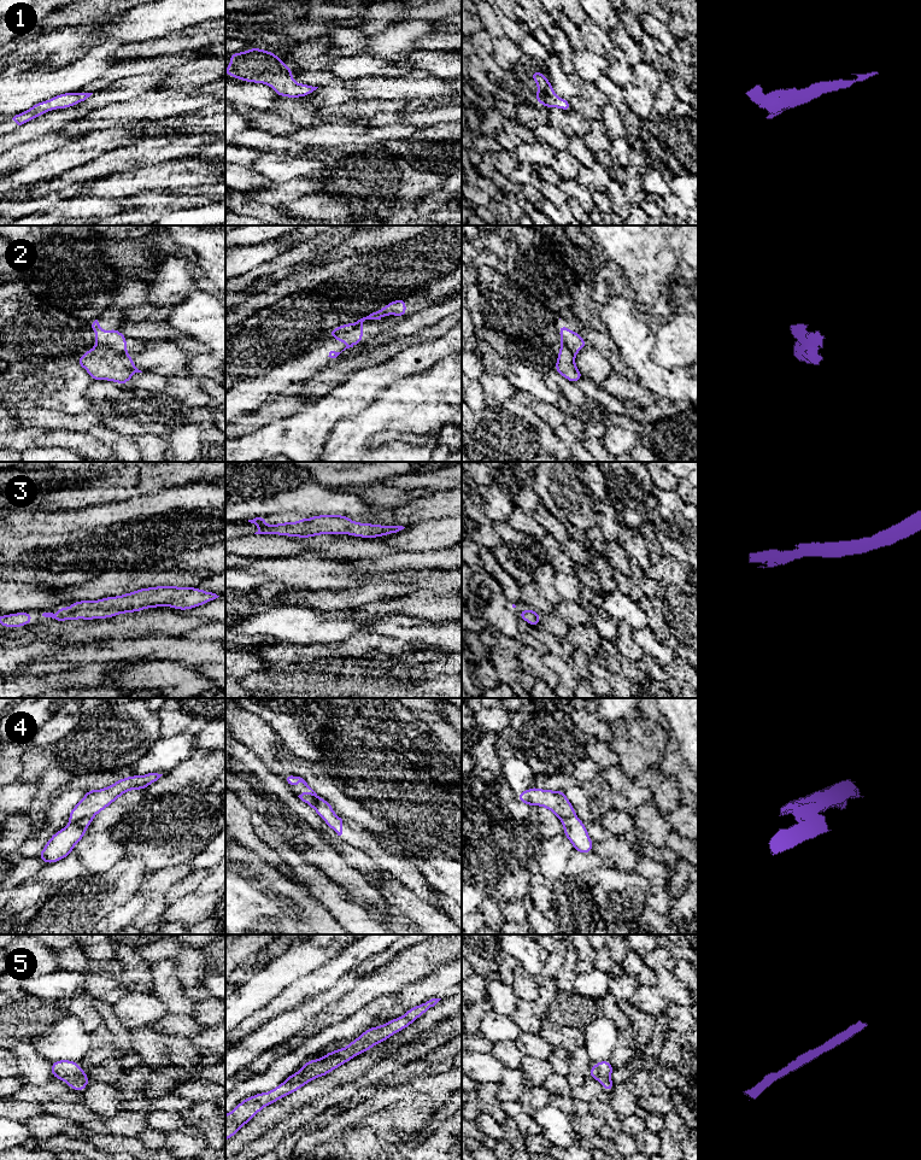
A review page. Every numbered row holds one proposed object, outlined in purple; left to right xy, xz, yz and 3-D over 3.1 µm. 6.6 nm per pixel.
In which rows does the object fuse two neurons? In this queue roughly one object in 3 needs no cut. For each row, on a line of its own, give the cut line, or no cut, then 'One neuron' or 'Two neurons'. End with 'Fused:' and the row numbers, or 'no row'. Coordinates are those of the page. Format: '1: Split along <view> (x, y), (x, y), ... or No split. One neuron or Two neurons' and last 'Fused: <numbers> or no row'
1: No split. One neuron
2: Split along xy (97, 344), (125, 353). Two neurons
3: No split. One neuron
4: Split along xy (92, 818), (81, 818), (69, 824). Two neurons
5: No split. One neuron
Fused: 2, 4

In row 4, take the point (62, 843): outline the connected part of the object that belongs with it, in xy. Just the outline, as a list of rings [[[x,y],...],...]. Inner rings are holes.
[[[86,818],[57,831],[41,850],[39,859],[49,865],[69,856],[75,845],[84,837],[87,827],[92,822],[93,819]]]

